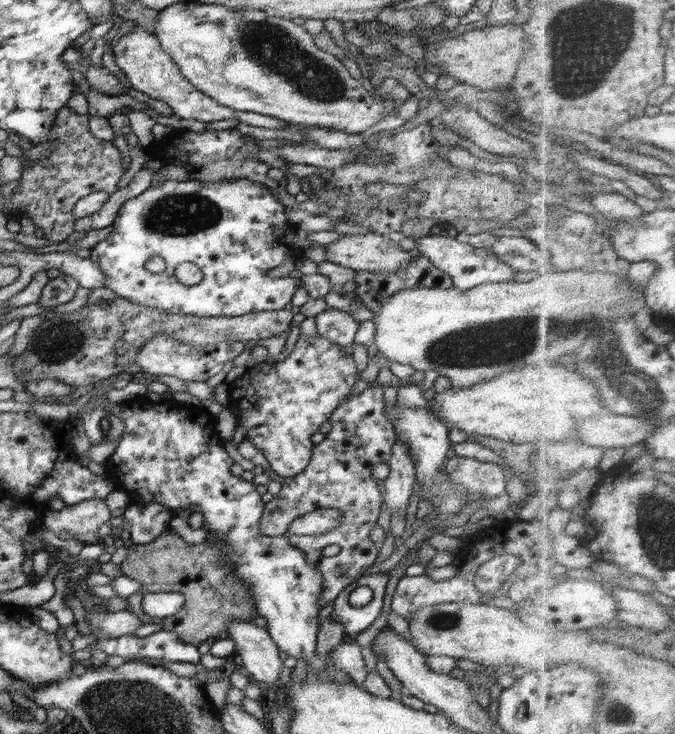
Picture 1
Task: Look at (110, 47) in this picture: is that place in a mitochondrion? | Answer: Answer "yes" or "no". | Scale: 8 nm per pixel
no

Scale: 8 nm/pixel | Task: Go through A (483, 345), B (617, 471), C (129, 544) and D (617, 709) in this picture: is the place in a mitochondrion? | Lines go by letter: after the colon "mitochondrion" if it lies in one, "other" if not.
A: mitochondrion
B: other
C: other
D: mitochondrion

